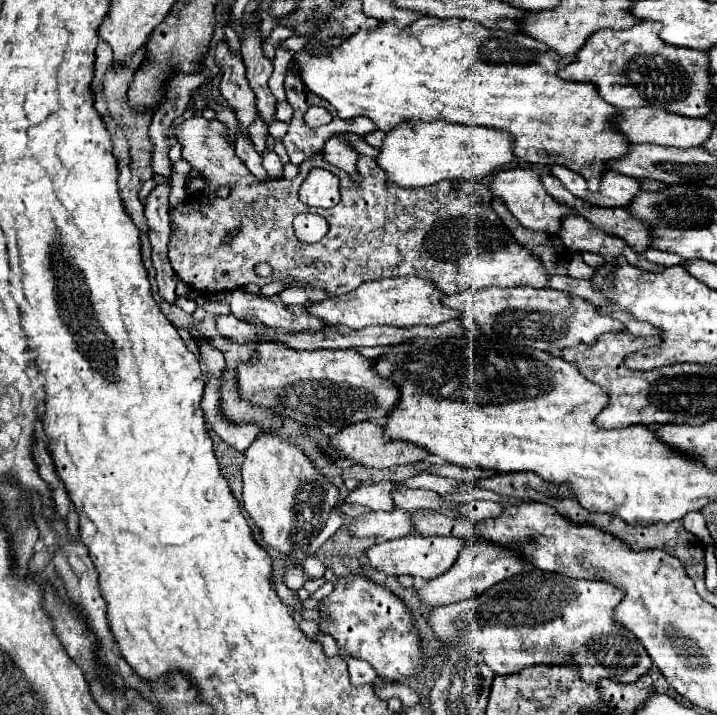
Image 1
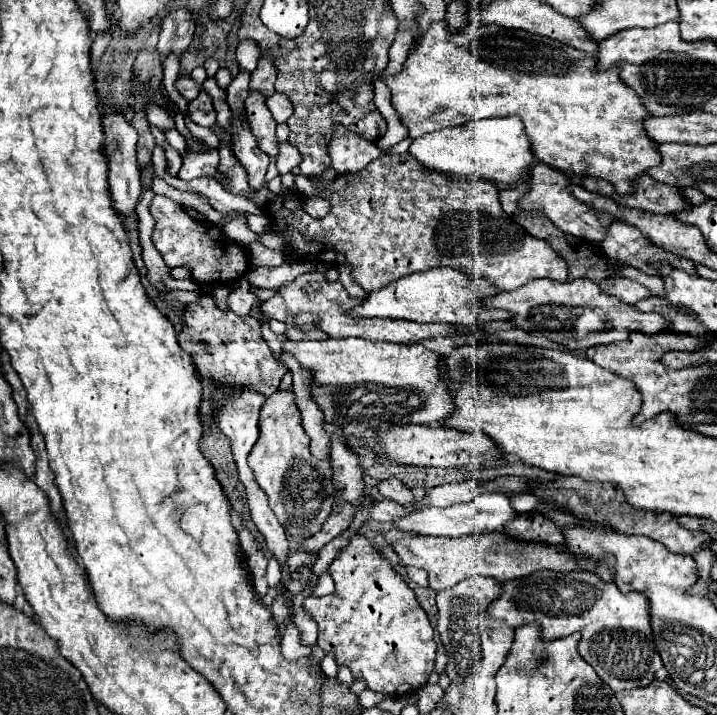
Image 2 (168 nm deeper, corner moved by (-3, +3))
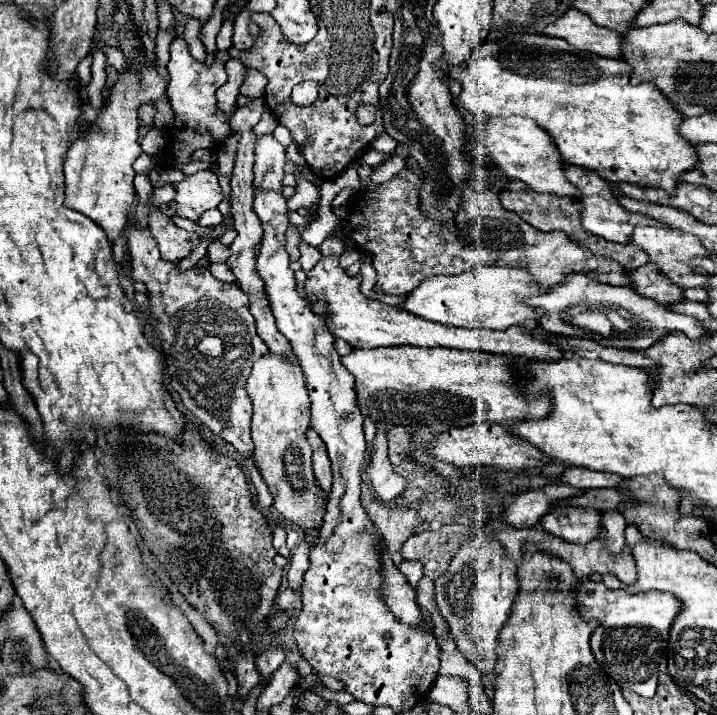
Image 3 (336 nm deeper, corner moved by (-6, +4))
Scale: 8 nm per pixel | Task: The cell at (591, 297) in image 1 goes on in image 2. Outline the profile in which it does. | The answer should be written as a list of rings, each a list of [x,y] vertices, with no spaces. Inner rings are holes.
[[[613,277],[613,287],[609,287],[607,293],[615,295],[623,303],[631,303],[631,305],[637,303],[637,301],[641,301],[641,299],[651,297],[651,293],[649,293],[647,287],[635,283],[635,281],[627,279],[627,277]]]

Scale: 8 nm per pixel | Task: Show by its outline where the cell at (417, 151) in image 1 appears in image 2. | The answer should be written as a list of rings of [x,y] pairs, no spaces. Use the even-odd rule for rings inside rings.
[[[493,117],[433,131],[415,139],[409,153],[429,169],[453,173],[466,179],[479,178],[501,183],[525,181],[533,165],[531,145],[519,117]]]

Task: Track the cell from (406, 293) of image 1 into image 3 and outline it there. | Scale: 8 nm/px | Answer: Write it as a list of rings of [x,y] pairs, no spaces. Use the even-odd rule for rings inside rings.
[[[486,266],[486,268],[476,268],[470,272],[464,272],[460,276],[428,276],[426,280],[420,282],[420,286],[416,286],[416,290],[408,292],[404,296],[404,302],[400,304],[402,310],[408,310],[410,314],[416,314],[420,318],[432,320],[432,322],[440,322],[446,326],[464,326],[464,328],[492,328],[492,330],[506,330],[510,326],[518,326],[526,320],[538,320],[544,310],[540,308],[530,308],[526,304],[522,304],[524,298],[540,294],[544,290],[540,290],[536,284],[530,282],[530,276],[526,270],[518,270],[518,268],[500,268],[500,266]]]

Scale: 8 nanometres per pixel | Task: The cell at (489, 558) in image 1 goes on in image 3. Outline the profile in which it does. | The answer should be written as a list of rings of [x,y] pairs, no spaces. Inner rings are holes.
[[[558,506],[552,514],[544,514],[540,528],[572,544],[586,544],[598,536],[600,512],[592,508]]]

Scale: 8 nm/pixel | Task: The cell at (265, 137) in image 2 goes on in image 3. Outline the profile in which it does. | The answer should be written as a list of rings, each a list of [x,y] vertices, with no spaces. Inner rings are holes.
[[[264,134],[256,142],[256,164],[254,164],[254,186],[264,190],[280,190],[284,176],[284,146],[272,136]]]

